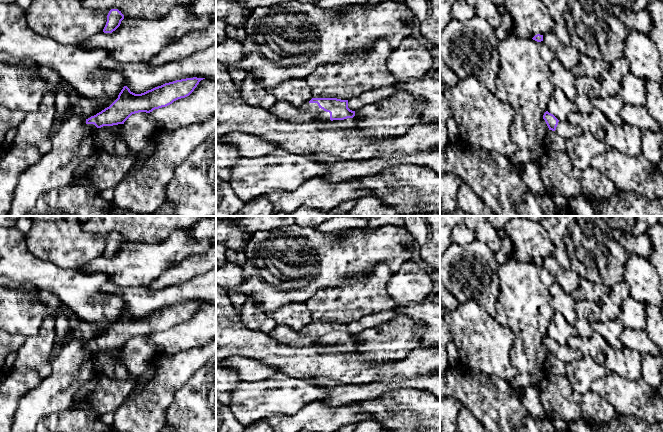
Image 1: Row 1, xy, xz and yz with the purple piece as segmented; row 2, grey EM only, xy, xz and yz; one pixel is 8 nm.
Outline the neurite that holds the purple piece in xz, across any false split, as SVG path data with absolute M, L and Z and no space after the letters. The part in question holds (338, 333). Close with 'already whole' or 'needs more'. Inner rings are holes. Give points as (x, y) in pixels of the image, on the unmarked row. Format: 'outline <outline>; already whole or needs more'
outline M312 322L301 331L302 335L314 339L314 346L327 346L353 342L355 335L348 332L348 324L337 322Z; needs more

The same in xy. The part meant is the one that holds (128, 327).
outline M193 301L176 304L141 318L135 318L124 310L118 322L109 331L86 343L86 348L91 355L96 351L124 348L132 338L150 337L189 320L203 303L205 302Z; needs more

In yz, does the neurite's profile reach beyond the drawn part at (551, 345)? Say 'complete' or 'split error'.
split error

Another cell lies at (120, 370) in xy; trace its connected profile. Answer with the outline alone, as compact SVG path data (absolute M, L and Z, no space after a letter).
M123 348L113 350L103 350L101 352L95 351L93 357L98 355L109 356L111 359L111 366L114 368L114 379L126 379L131 372L127 369L126 365L119 359Z

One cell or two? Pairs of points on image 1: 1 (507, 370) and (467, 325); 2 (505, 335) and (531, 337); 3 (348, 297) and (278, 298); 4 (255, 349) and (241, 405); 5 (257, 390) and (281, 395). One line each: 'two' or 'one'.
1: one
2: two
3: two
4: two
5: one

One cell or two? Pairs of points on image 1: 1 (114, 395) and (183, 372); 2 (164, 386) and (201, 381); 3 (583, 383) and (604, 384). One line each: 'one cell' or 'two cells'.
1: two cells
2: two cells
3: two cells

